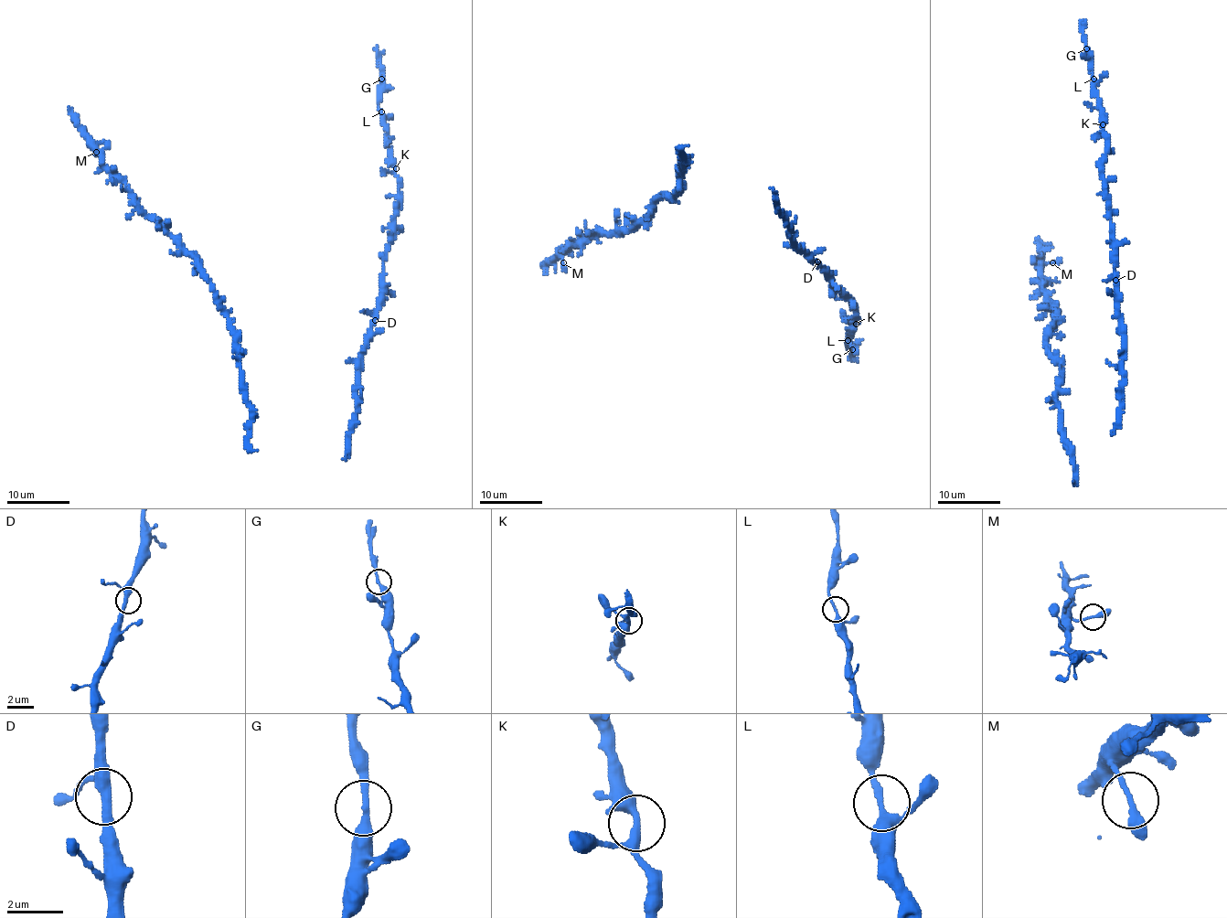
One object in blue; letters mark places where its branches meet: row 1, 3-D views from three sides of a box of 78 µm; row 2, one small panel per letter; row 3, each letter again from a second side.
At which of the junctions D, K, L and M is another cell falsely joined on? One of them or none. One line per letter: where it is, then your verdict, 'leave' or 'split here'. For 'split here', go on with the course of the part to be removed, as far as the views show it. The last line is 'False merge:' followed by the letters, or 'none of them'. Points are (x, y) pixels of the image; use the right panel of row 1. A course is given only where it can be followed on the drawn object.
D: place (1115, 280); leave
K: place (1103, 124); leave
L: place (1093, 79); leave
M: place (1052, 262); leave
False merge: none of them

